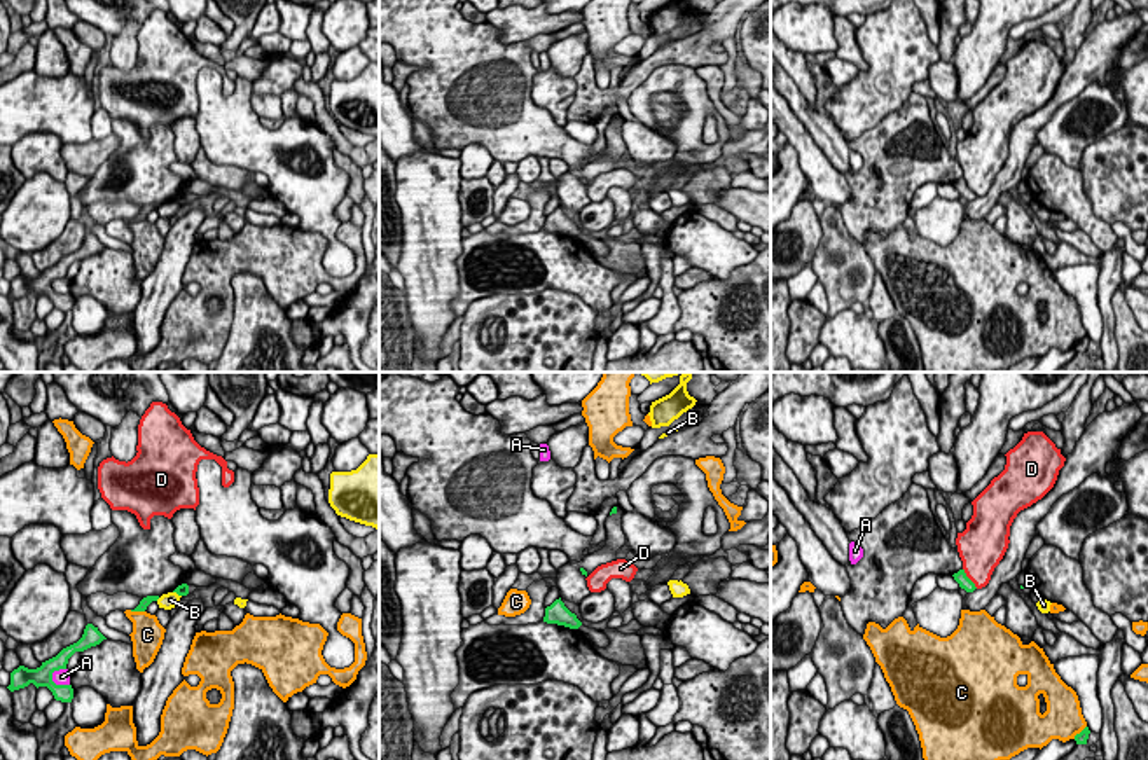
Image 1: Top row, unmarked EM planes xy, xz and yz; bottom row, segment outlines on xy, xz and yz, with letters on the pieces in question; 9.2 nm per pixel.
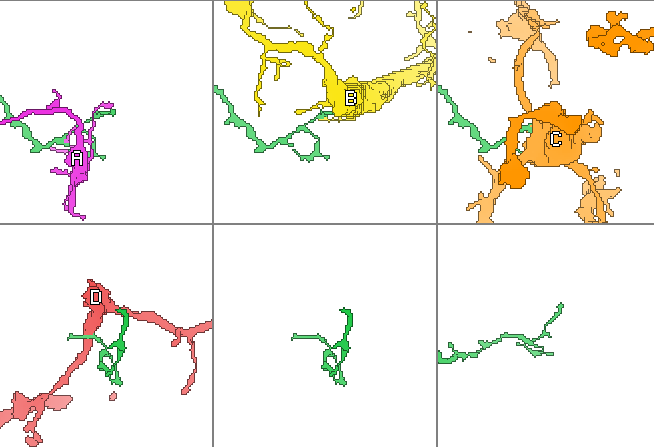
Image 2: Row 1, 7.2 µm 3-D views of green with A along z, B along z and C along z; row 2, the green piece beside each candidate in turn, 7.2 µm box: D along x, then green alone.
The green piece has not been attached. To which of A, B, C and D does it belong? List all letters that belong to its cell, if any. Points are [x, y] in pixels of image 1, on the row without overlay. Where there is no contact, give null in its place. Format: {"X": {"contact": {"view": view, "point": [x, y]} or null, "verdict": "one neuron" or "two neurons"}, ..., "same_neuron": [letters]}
{"A": {"contact": {"view": "xy", "point": [58, 294]}, "verdict": "two neurons"}, "B": {"contact": {"view": "xy", "point": [177, 201]}, "verdict": "two neurons"}, "C": {"contact": {"view": "xy", "point": [137, 219]}, "verdict": "two neurons"}, "D": {"contact": {"view": "yz", "point": [968, 187]}, "verdict": "two neurons"}, "same_neuron": []}

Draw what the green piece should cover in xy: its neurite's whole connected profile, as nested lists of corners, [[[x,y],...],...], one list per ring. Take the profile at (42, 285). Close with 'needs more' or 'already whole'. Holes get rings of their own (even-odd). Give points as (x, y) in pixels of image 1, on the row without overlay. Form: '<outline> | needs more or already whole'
[[[87,232],[82,246],[77,252],[63,257],[56,266],[42,271],[40,276],[28,278],[24,274],[19,274],[17,278],[14,278],[10,281],[10,294],[7,297],[10,301],[14,301],[14,299],[24,297],[30,292],[33,292],[37,297],[47,295],[52,301],[56,309],[72,311],[72,307],[73,307],[72,294],[56,294],[52,290],[52,281],[59,280],[59,278],[66,278],[68,267],[75,260],[84,260],[91,255],[96,255],[103,248],[107,248],[107,246],[98,239],[98,236],[94,236],[93,232]]] | already whole

